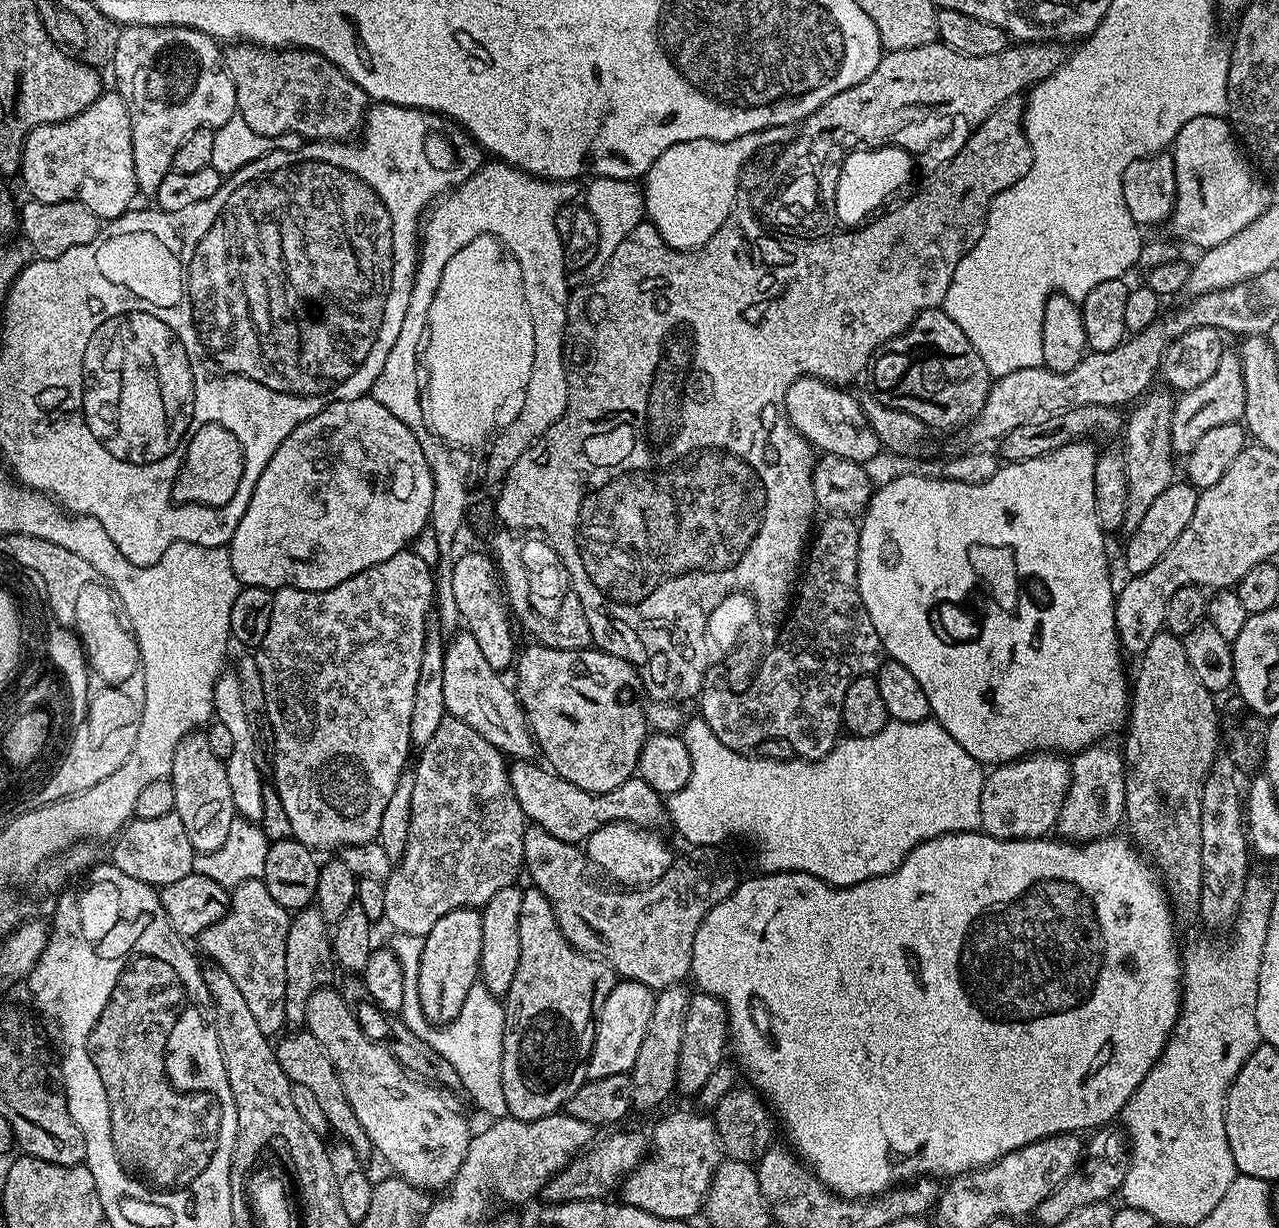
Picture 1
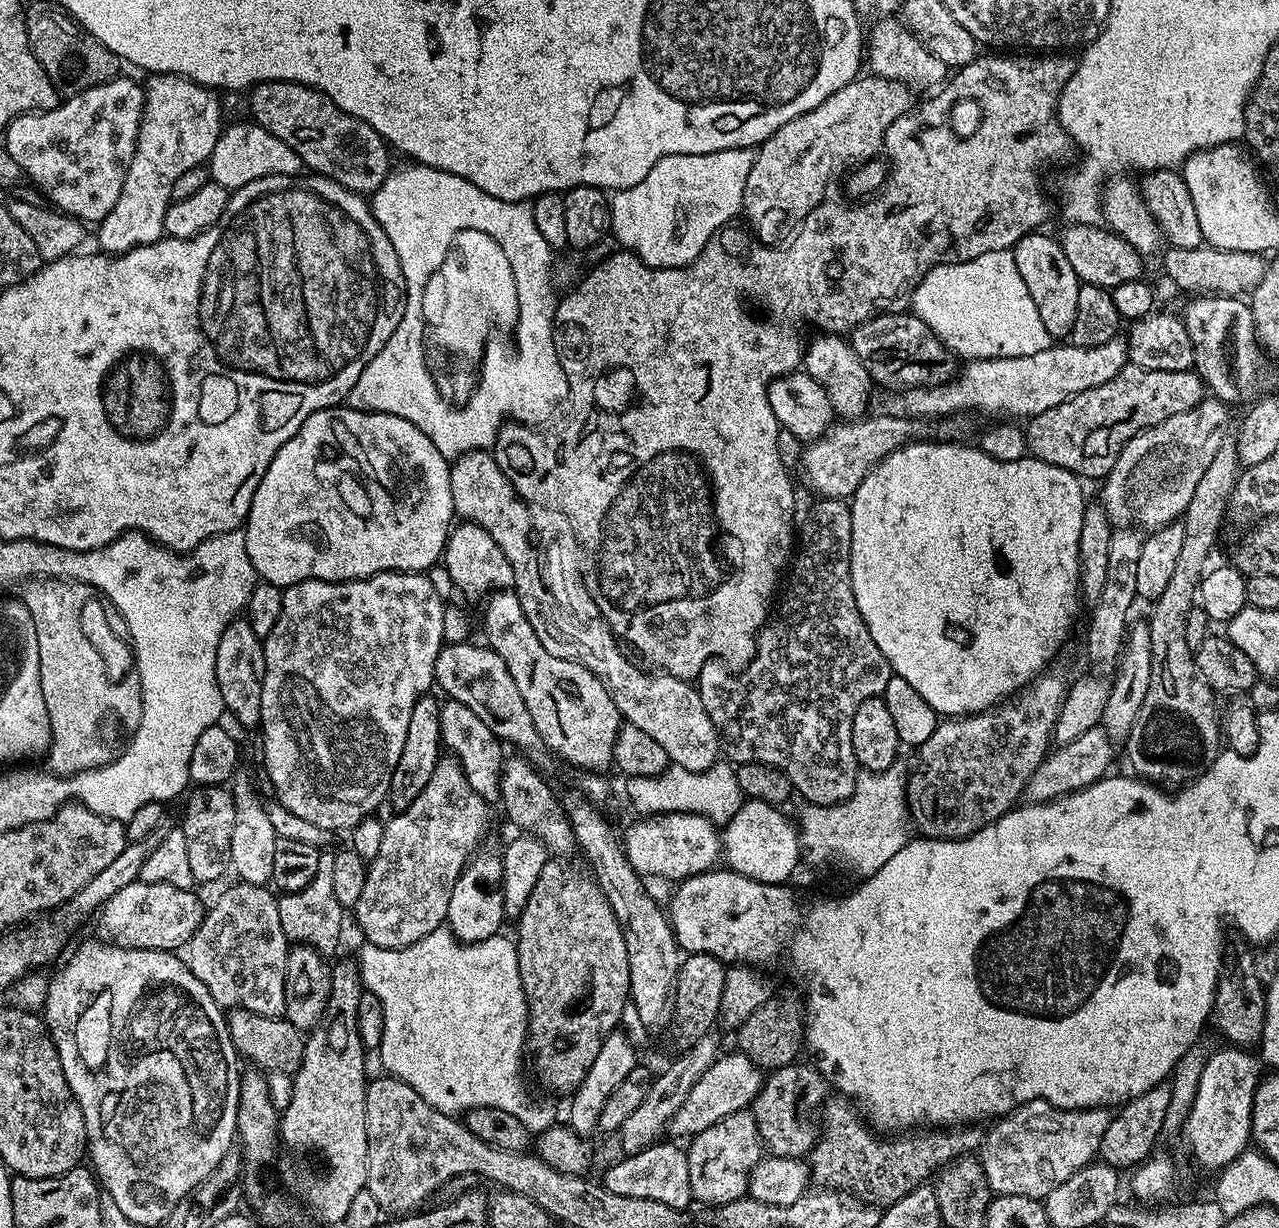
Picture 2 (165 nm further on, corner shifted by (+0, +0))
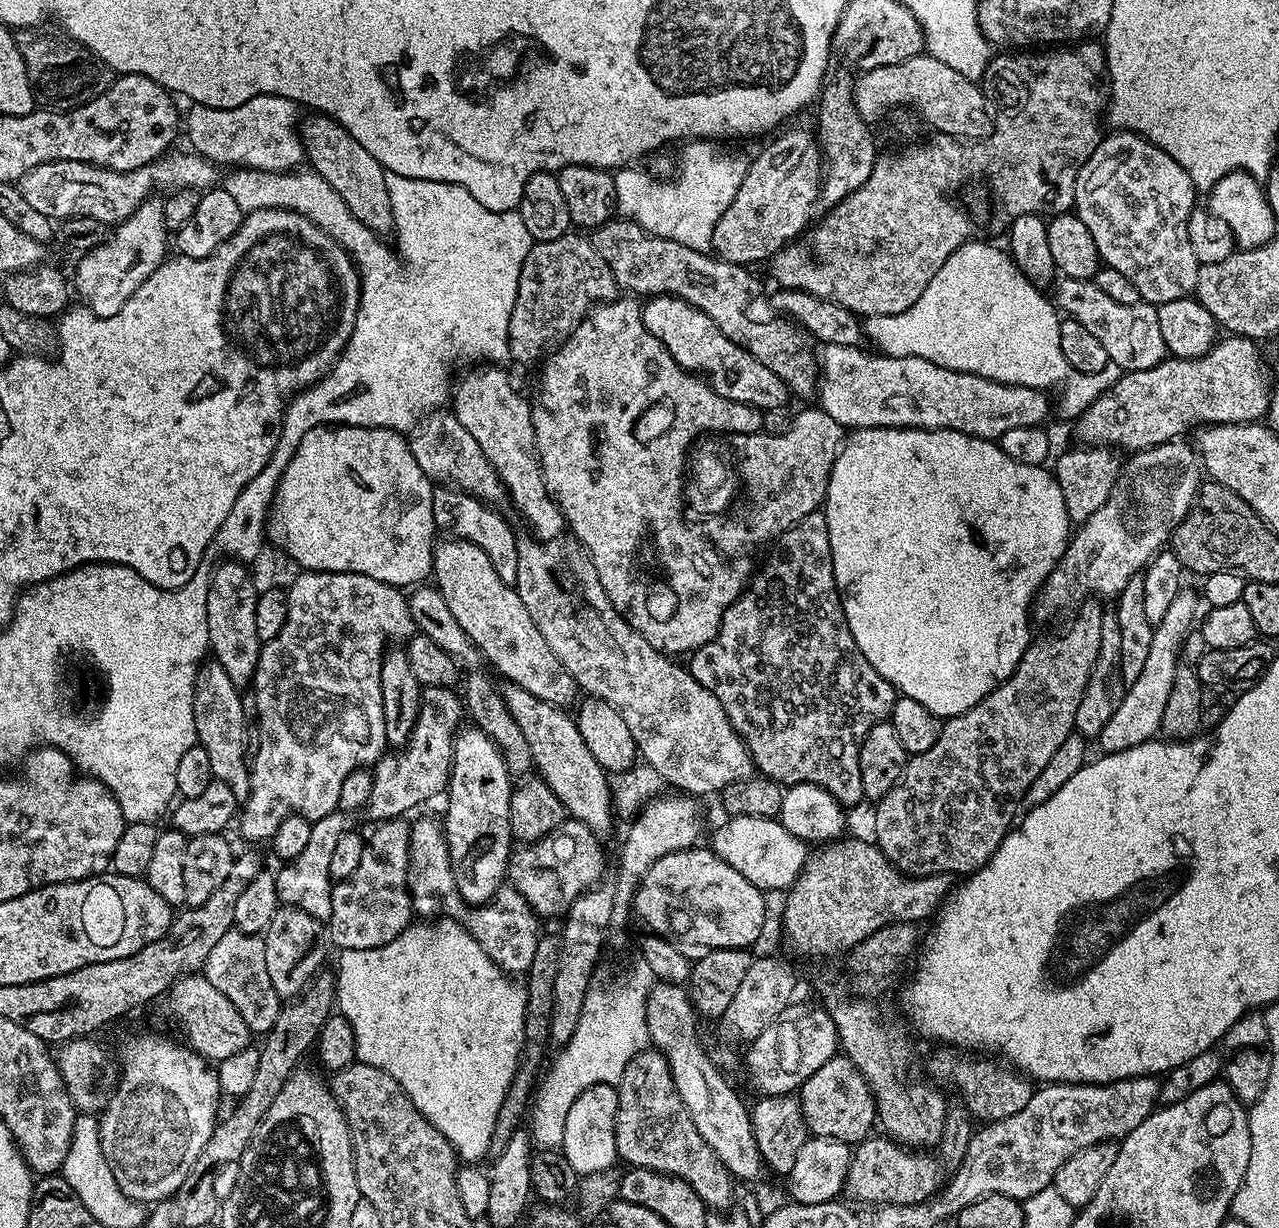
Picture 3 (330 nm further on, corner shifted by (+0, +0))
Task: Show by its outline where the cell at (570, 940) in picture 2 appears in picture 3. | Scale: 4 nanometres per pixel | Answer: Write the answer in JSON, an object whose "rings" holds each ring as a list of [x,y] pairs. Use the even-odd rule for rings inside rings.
{"rings":[[[565,818],[550,834],[517,847],[510,861],[510,880],[526,898],[537,917],[563,917],[568,907],[590,888],[601,883],[604,848],[601,837],[582,822]]]}

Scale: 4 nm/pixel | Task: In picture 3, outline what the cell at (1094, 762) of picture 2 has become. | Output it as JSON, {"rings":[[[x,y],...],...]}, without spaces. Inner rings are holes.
{"rings":[[[1188,586],[1181,587],[1178,598],[1174,598],[1174,602],[1170,606],[1170,610],[1166,610],[1162,622],[1155,624],[1150,638],[1150,650],[1146,657],[1146,666],[1142,669],[1142,674],[1138,674],[1138,678],[1133,684],[1127,685],[1118,710],[1114,710],[1114,718],[1110,718],[1110,722],[1106,722],[1106,730],[1102,730],[1102,734],[1098,737],[1099,751],[1101,753],[1107,754],[1109,752],[1130,750],[1134,746],[1145,744],[1147,740],[1153,739],[1160,732],[1162,714],[1166,714],[1166,702],[1170,699],[1170,686],[1174,686],[1174,674],[1182,663],[1181,652],[1184,640],[1187,638],[1188,632],[1193,630],[1198,620],[1198,612],[1196,616],[1196,596],[1198,600],[1197,589],[1195,592],[1194,589],[1188,588]]]}

